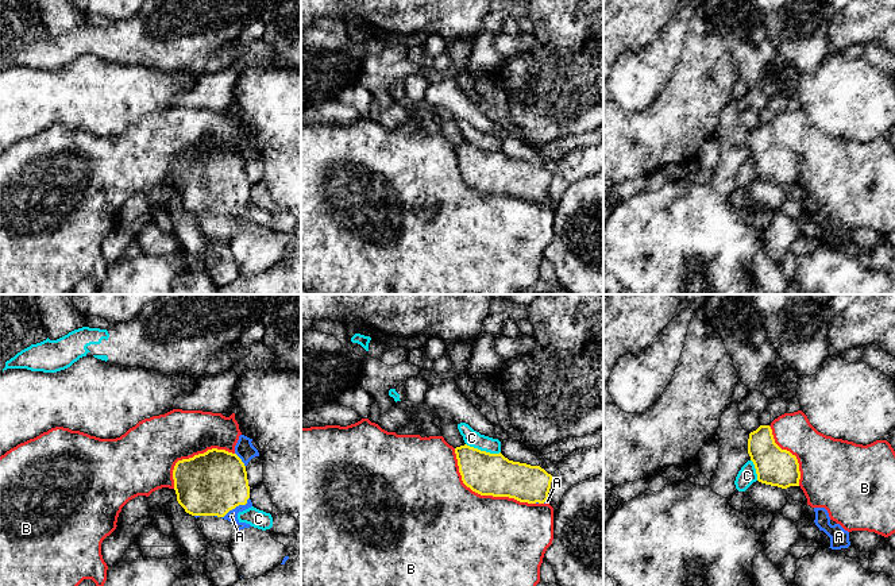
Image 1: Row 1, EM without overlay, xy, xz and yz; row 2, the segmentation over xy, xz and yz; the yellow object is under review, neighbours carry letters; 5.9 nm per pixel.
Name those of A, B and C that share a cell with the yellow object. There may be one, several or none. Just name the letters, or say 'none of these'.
A

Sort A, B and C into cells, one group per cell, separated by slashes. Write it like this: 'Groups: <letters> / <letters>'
Groups: A / B / C

